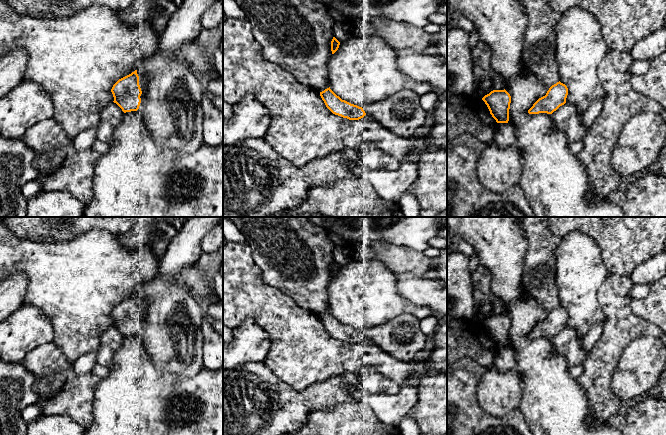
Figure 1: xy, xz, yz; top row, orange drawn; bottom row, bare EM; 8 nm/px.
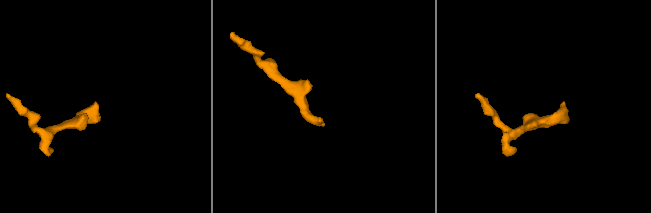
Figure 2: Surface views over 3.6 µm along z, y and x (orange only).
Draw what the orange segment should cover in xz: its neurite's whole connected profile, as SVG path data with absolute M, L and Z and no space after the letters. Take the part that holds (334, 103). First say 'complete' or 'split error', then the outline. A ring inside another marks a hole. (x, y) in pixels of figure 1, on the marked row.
split error | M330 87L320 92L320 96L333 114L349 120L359 120L369 114L382 126L400 136L414 135L429 115L420 105L420 96L409 89L363 107L342 100Z

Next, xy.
split error | M183 0L160 35L160 51L139 65L147 78L147 89L144 93L139 85L137 70L119 79L111 89L113 102L124 113L136 111L160 146L193 153L204 142L201 102L205 91L195 72L186 63L172 59L170 53L187 42L197 40L202 30L202 14L217 1L219 0Z

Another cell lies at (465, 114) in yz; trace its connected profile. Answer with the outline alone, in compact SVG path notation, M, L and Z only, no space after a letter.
M454 95L447 103L447 142L462 134L471 134L480 136L480 141L489 144L496 125L482 99Z

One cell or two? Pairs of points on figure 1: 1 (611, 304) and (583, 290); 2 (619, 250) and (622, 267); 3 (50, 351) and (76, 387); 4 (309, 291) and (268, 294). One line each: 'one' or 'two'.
1: two
2: one
3: one
4: two

